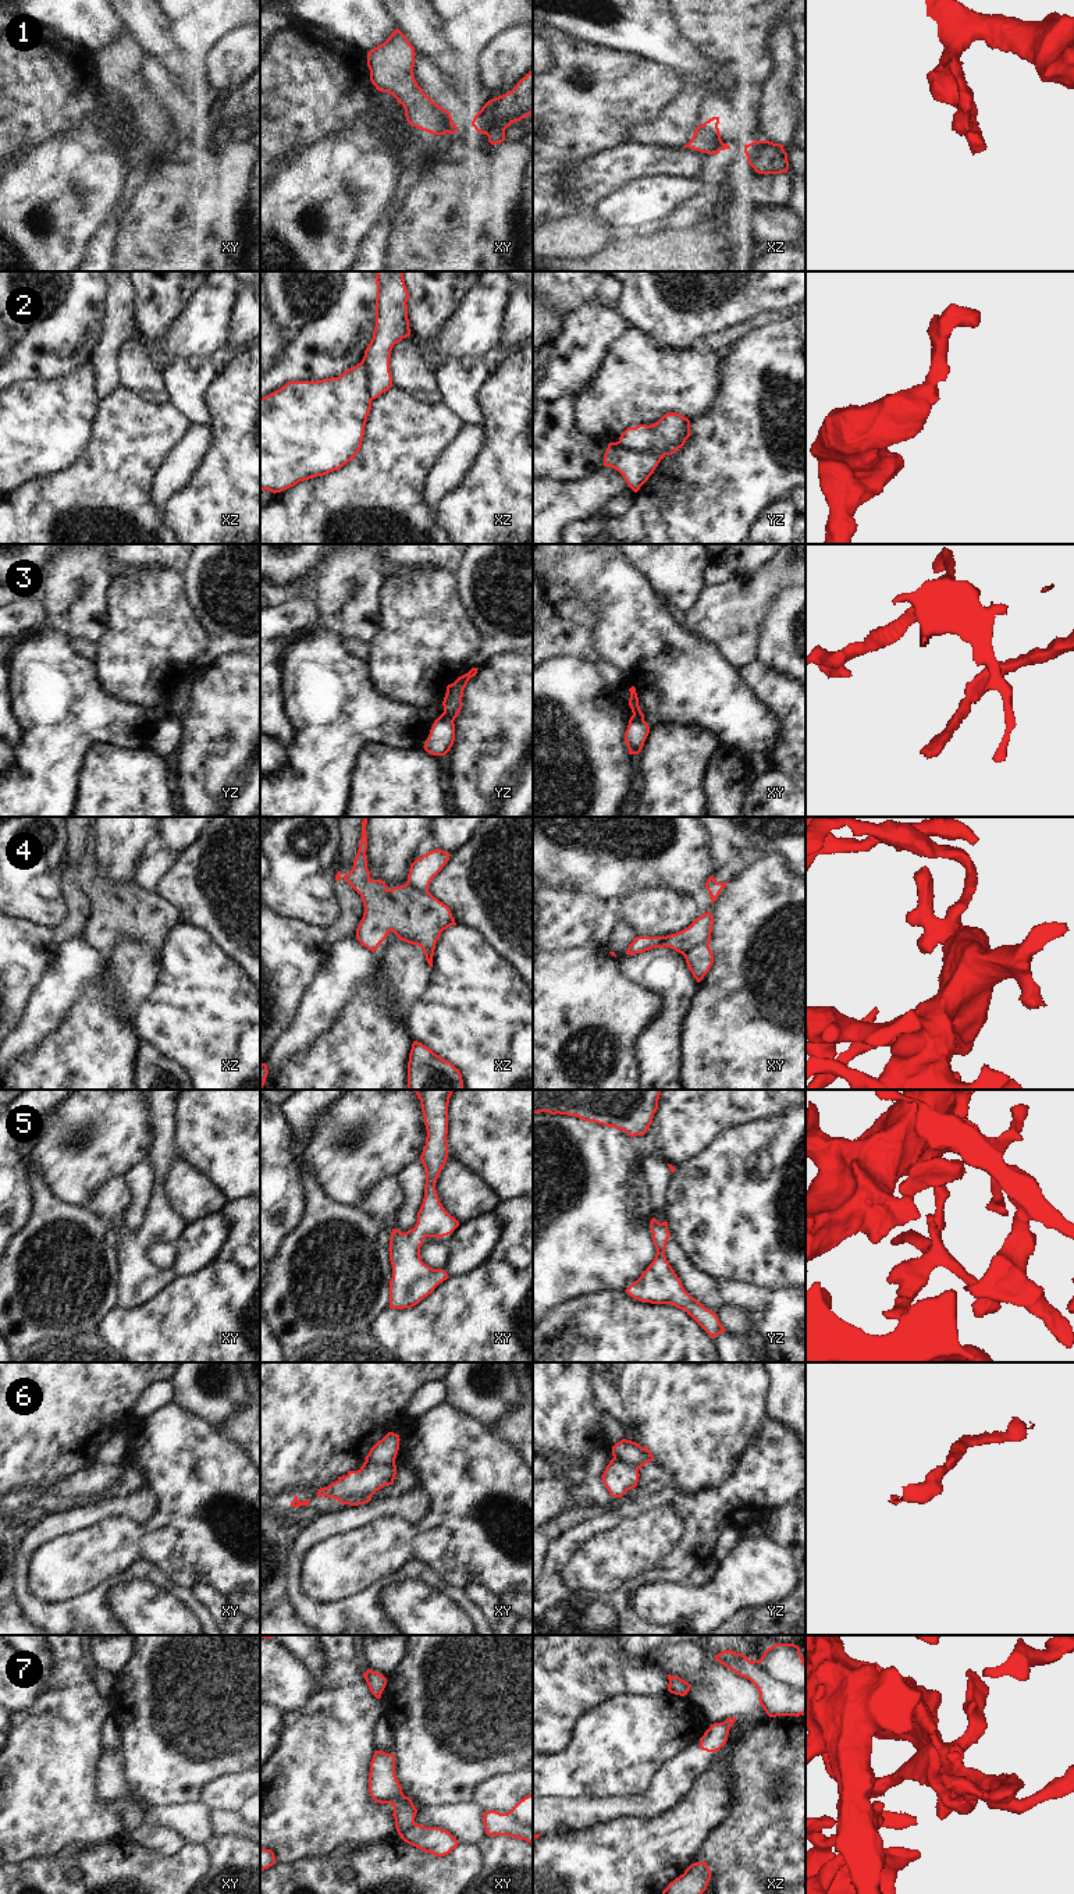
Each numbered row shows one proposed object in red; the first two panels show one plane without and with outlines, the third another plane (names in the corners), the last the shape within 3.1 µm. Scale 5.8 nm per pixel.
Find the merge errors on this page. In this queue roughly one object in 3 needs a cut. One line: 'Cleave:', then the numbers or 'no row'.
Cleave: 1, 2, 3, 6, 7

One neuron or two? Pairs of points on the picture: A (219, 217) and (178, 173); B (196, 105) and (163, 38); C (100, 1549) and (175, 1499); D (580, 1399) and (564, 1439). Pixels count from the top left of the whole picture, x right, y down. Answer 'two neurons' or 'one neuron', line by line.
A: two neurons
B: one neuron
C: one neuron
D: one neuron

